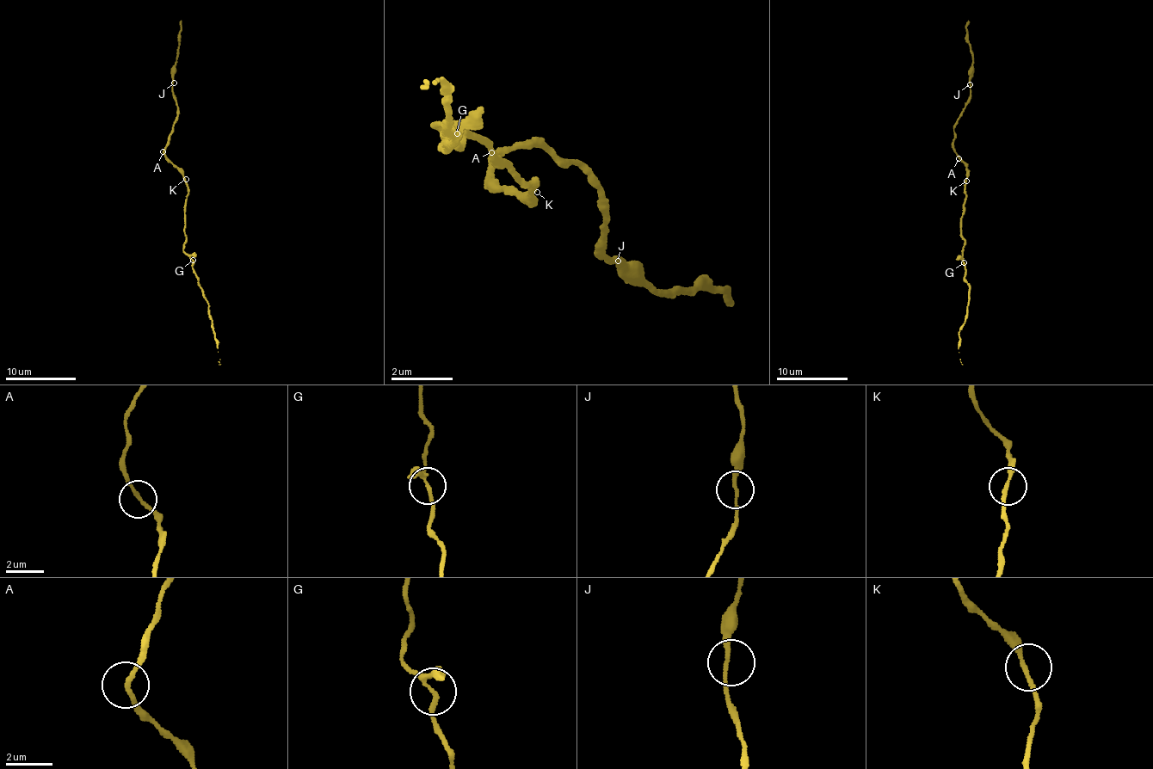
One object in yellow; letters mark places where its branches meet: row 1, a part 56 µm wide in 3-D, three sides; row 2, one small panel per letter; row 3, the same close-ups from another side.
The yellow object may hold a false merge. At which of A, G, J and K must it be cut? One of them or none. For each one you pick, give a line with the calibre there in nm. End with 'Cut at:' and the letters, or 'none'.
Cut at: none

